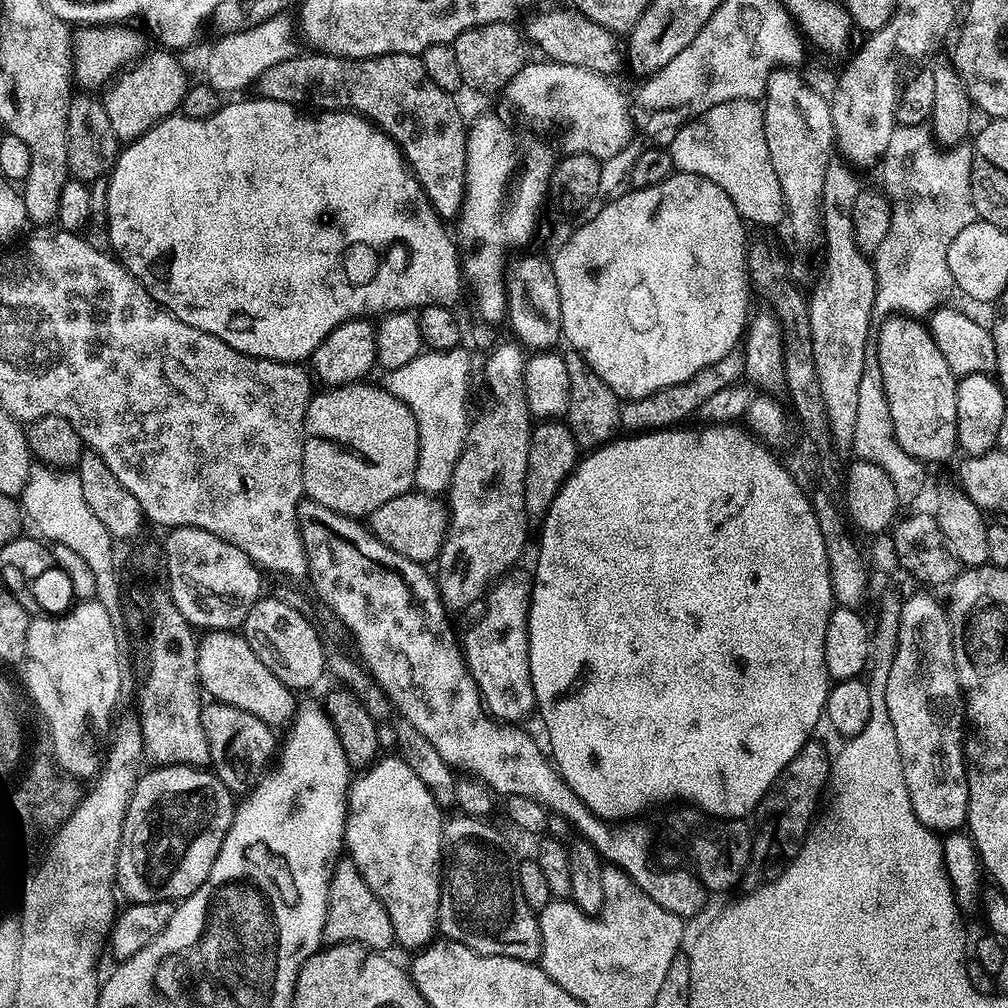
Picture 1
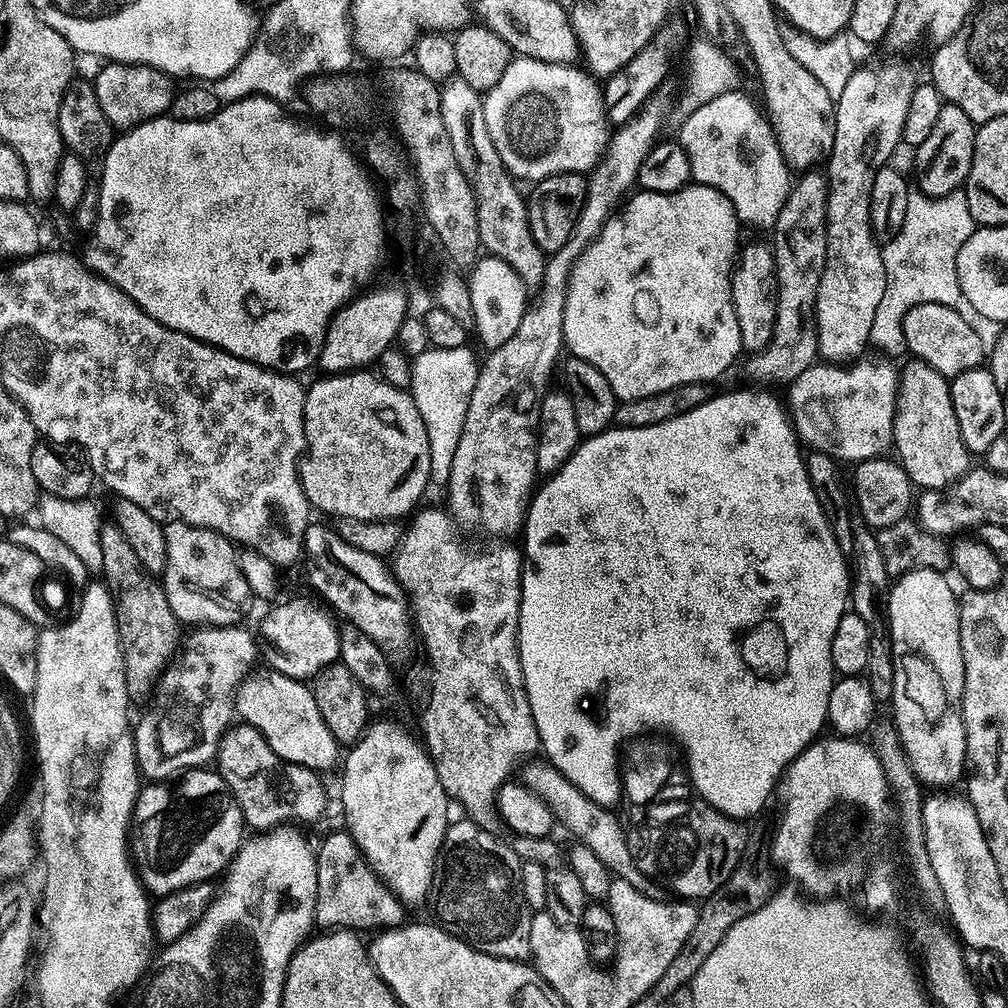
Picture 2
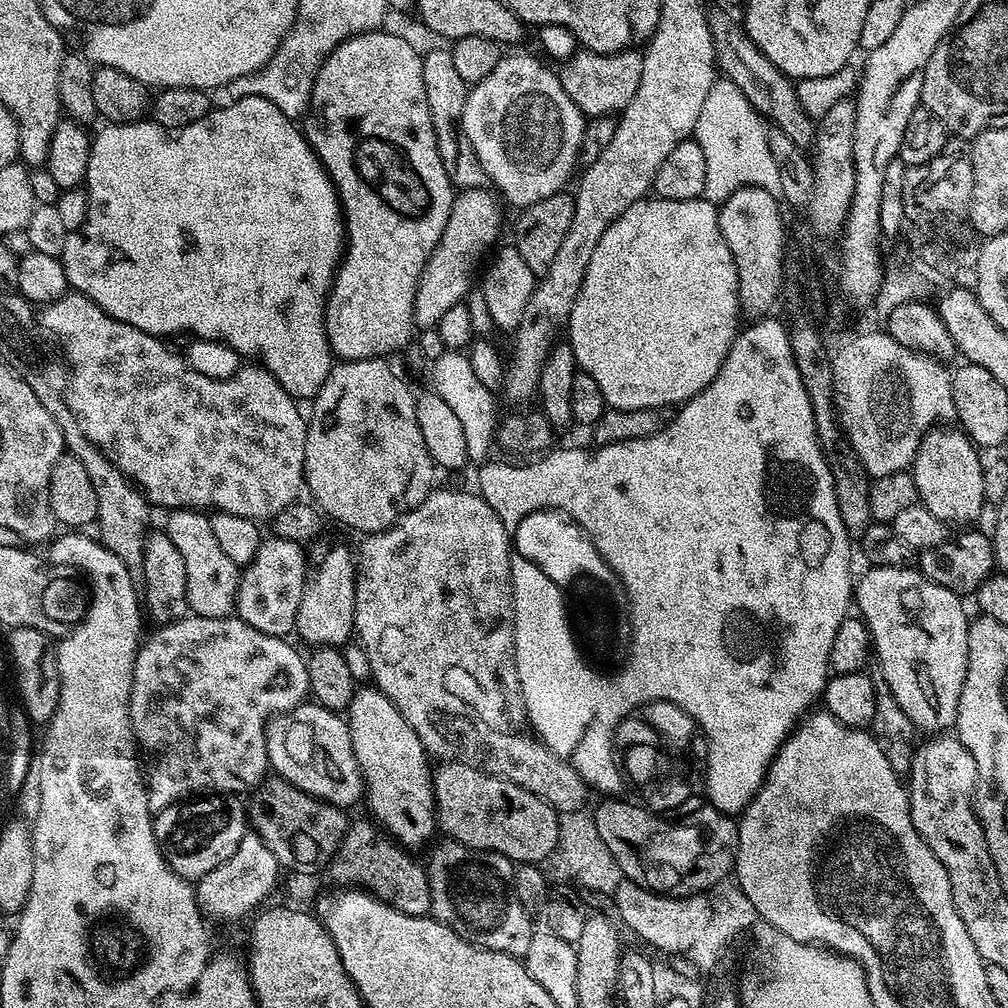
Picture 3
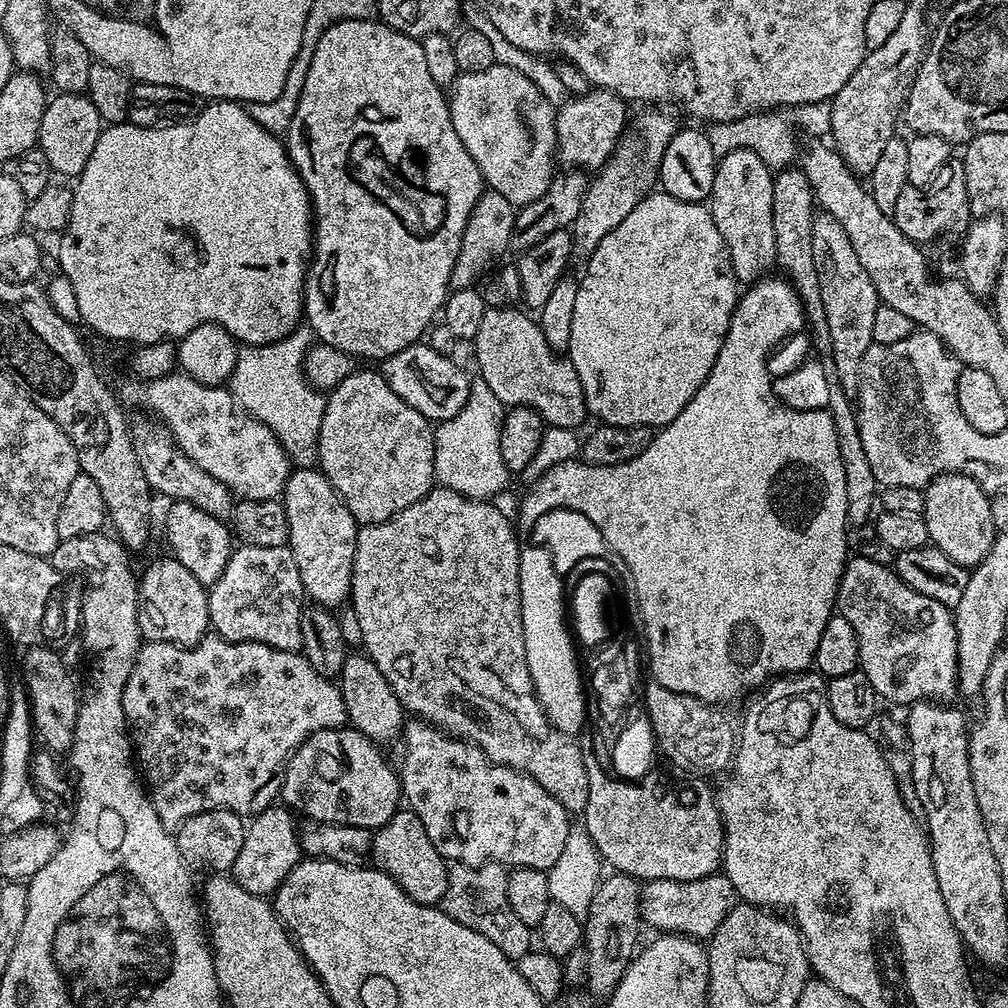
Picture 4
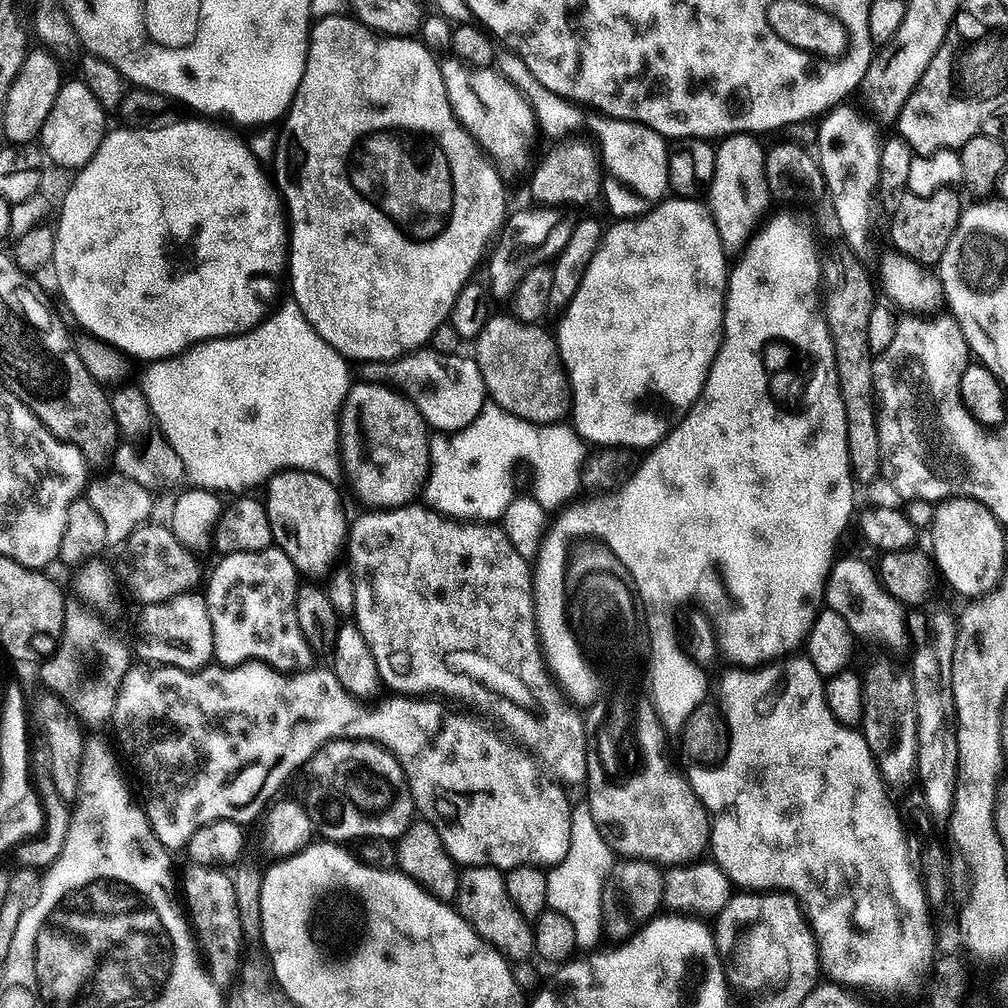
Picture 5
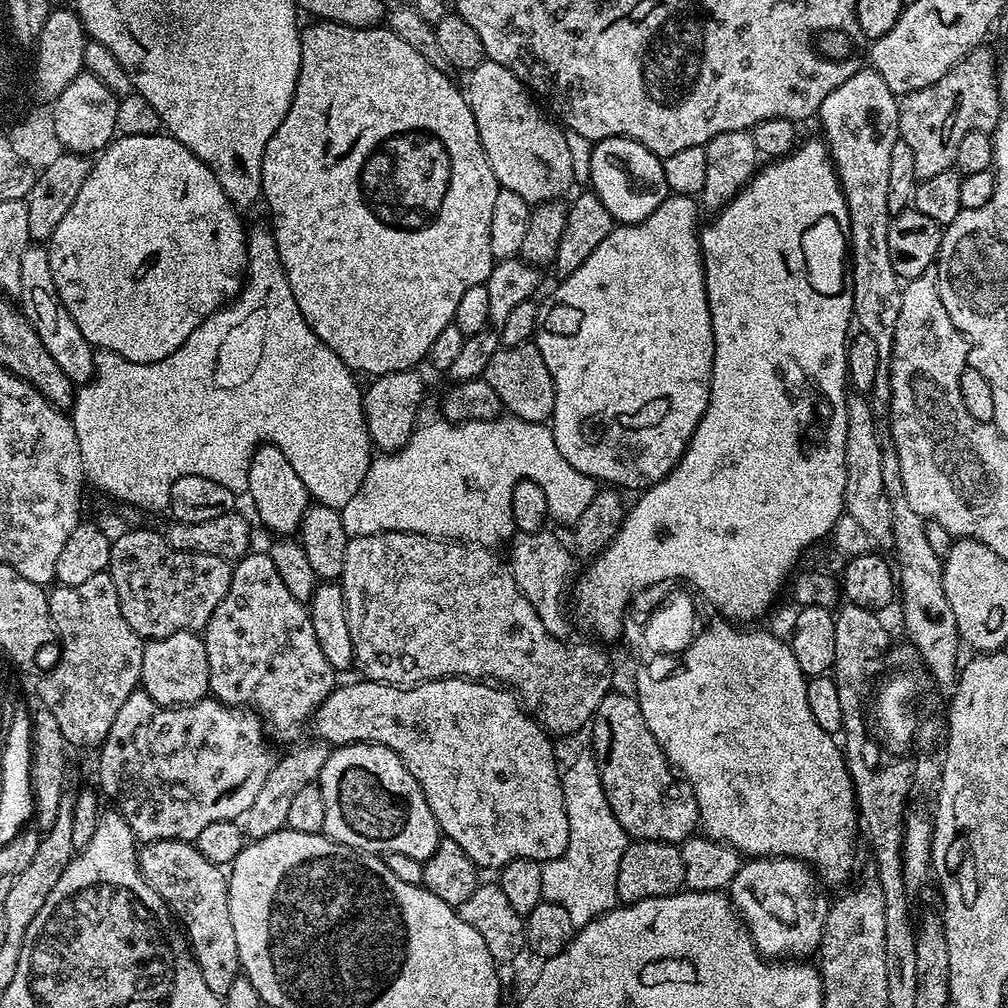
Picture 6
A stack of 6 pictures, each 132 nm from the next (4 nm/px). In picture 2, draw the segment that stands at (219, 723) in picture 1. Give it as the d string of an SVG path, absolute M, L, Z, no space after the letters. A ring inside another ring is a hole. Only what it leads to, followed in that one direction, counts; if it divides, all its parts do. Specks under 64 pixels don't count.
M241 723L233 725L220 739L217 745L216 768L227 783L228 788L239 802L245 825L256 832L267 832L292 822L310 824L316 821L326 810L328 798L321 782L321 775L308 767L287 764L280 760L270 749L264 736L256 727Z

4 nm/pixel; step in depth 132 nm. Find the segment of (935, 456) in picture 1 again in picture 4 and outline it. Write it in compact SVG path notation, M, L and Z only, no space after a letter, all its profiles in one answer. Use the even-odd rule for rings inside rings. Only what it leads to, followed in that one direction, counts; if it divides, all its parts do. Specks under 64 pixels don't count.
M944 472L934 477L923 489L924 521L928 539L946 558L969 570L980 564L994 546L998 531L991 517L989 493L961 472Z

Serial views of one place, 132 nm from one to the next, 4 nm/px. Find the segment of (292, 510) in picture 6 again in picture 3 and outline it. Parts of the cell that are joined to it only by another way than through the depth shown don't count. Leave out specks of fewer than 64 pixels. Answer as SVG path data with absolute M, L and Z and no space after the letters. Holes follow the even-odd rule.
M336 544L328 548L316 560L316 565L309 567L306 579L300 589L302 602L298 602L295 635L301 636L308 646L343 646L353 639L356 622L356 566L354 552Z

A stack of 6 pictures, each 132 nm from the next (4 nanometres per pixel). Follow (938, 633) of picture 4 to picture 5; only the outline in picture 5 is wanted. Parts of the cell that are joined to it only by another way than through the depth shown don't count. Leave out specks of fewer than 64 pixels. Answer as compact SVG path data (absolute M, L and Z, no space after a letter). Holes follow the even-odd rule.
M840 560L833 563L824 583L823 603L834 614L842 614L853 636L874 636L886 644L892 644L906 636L906 608L899 600L880 587L878 572L864 560Z

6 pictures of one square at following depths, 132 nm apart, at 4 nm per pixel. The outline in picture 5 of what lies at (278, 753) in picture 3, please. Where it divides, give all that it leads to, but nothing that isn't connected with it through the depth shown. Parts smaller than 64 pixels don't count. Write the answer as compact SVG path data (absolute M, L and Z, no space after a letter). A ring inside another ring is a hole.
M330 740L308 759L308 796L312 799L312 822L317 833L320 832L328 842L363 842L370 839L399 841L417 815L408 780L404 777L402 766L379 744L370 740Z

